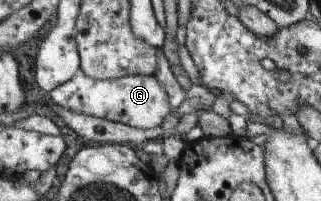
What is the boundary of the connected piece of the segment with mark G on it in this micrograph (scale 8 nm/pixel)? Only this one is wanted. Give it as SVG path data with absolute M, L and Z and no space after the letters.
M79 69L71 80L54 88L50 98L55 105L71 112L123 123L136 129L155 128L172 112L169 95L155 75L127 75L113 80L99 80Z

